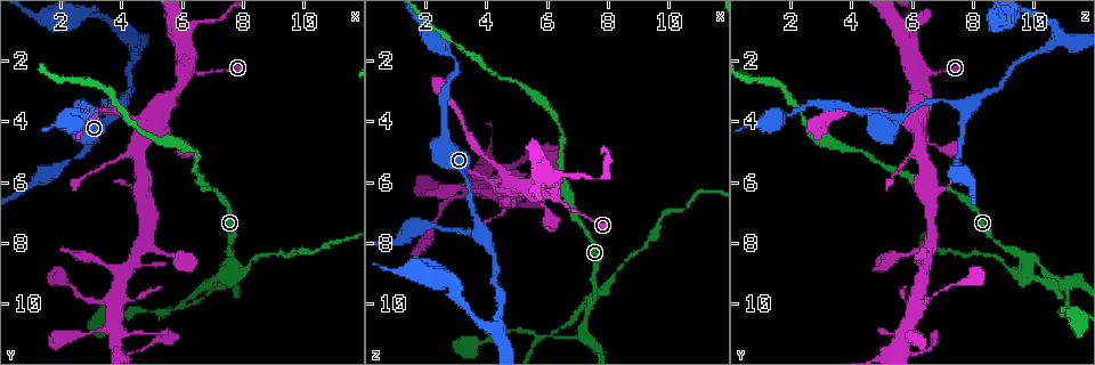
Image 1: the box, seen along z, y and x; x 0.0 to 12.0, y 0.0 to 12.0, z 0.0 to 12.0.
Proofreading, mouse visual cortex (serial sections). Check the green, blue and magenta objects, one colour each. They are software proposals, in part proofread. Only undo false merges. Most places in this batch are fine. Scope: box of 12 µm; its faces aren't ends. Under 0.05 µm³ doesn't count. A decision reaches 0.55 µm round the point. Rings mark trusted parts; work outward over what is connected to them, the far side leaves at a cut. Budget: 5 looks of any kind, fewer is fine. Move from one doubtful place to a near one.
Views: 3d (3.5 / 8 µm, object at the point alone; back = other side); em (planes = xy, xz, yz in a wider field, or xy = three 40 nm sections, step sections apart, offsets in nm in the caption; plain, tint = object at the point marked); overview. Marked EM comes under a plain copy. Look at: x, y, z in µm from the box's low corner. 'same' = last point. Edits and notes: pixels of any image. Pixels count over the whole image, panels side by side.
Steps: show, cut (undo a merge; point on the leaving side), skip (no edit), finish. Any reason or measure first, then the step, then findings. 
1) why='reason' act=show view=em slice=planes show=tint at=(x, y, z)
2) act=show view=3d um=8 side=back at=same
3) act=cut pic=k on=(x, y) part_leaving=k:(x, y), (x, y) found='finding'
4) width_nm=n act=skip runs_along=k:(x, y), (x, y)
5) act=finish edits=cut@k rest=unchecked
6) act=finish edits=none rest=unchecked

why='three-way junction' act=show view=3d um=8 at=(3.9, 3.6, 7.6)

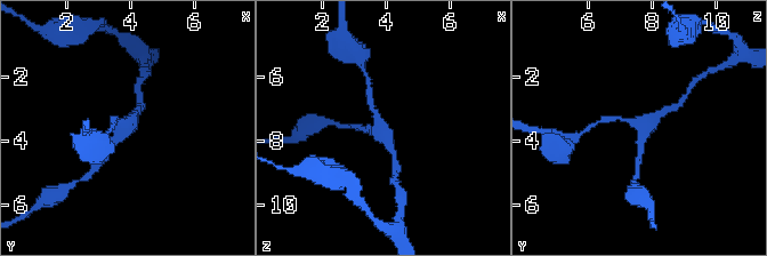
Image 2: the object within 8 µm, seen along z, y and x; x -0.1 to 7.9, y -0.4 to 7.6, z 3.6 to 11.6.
arms=3 arm_widths_nm=200,250,300 why='shape alone is not enough' act=show view=em slice=xy step=1 show=tint at=(3.8, 3.5, 7.6)

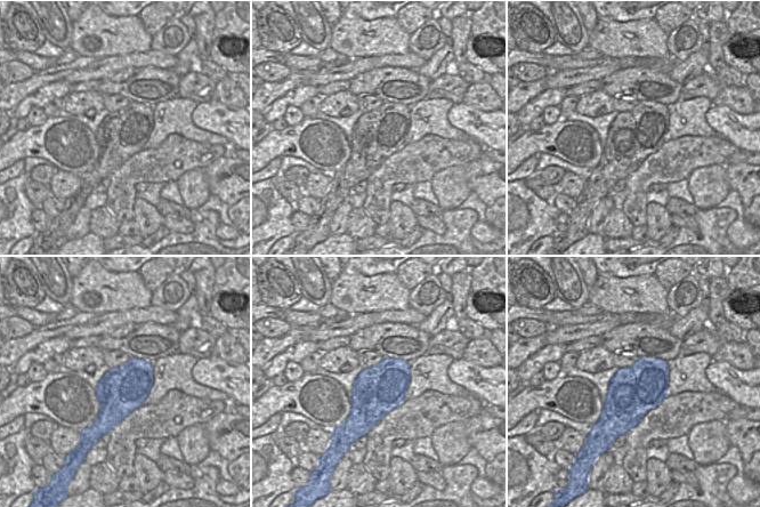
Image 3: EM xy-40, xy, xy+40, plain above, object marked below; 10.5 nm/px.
width_nm=500 act=skip runs_along=2:(370, 100), (371, 108), (394, 153) found='continuous, no second cell'

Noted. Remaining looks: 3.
why='four arms meet' act=show view=3d um=3.5 side=back at=(7.6, 8.3, 9.7)

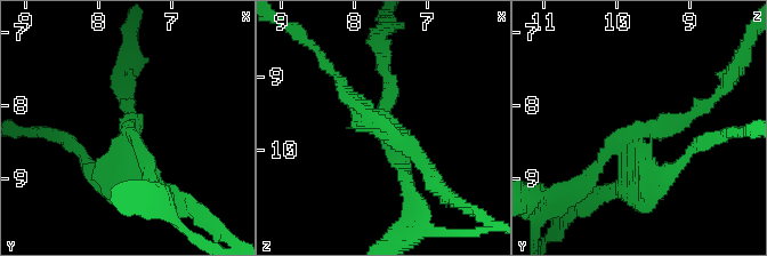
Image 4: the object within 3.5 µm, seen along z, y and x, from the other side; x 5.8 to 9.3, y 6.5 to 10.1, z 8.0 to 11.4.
act=cut pic=4 on=(94, 166) part_leaving=4:(639, 136), (639, 175), (592, 200) found='two cells meet here'

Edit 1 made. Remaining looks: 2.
act=finish edits=cut@4 rest=unchecked

